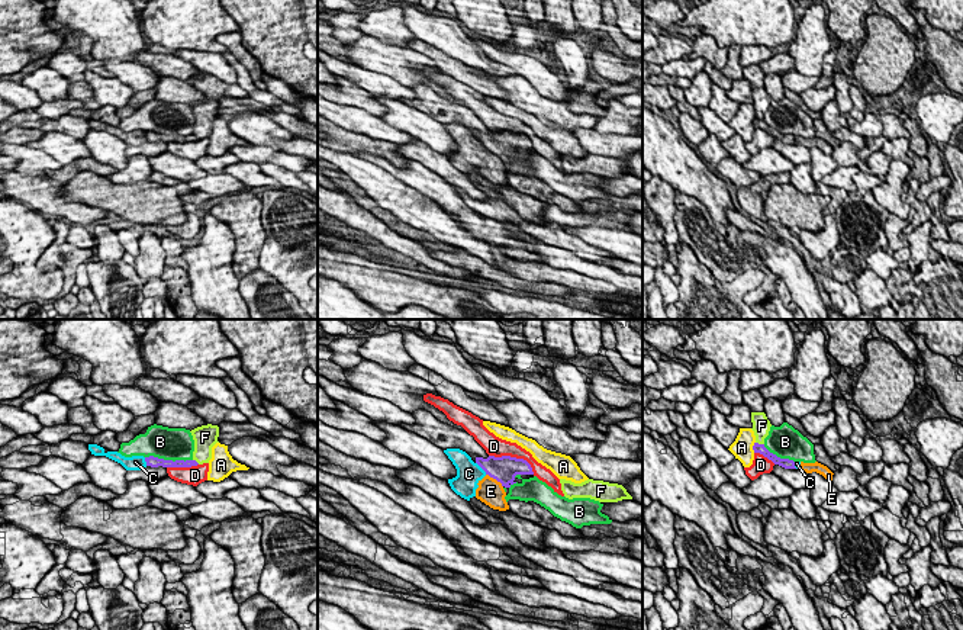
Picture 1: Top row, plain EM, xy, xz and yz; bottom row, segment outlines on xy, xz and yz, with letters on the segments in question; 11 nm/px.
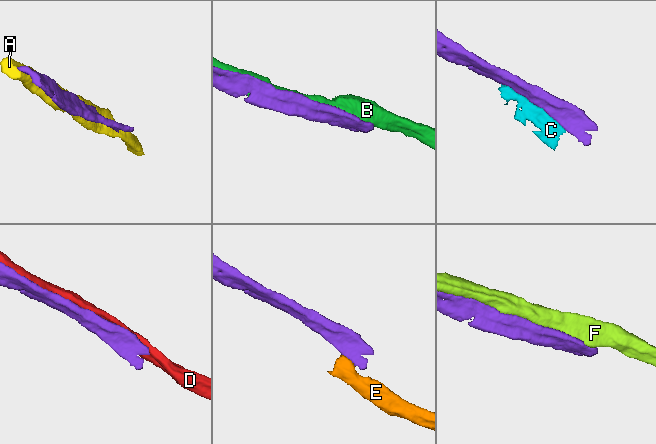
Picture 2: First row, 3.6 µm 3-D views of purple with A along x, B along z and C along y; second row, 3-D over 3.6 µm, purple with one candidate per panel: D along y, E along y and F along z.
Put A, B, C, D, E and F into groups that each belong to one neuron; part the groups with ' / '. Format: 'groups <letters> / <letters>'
groups A / B / C E / D / F

